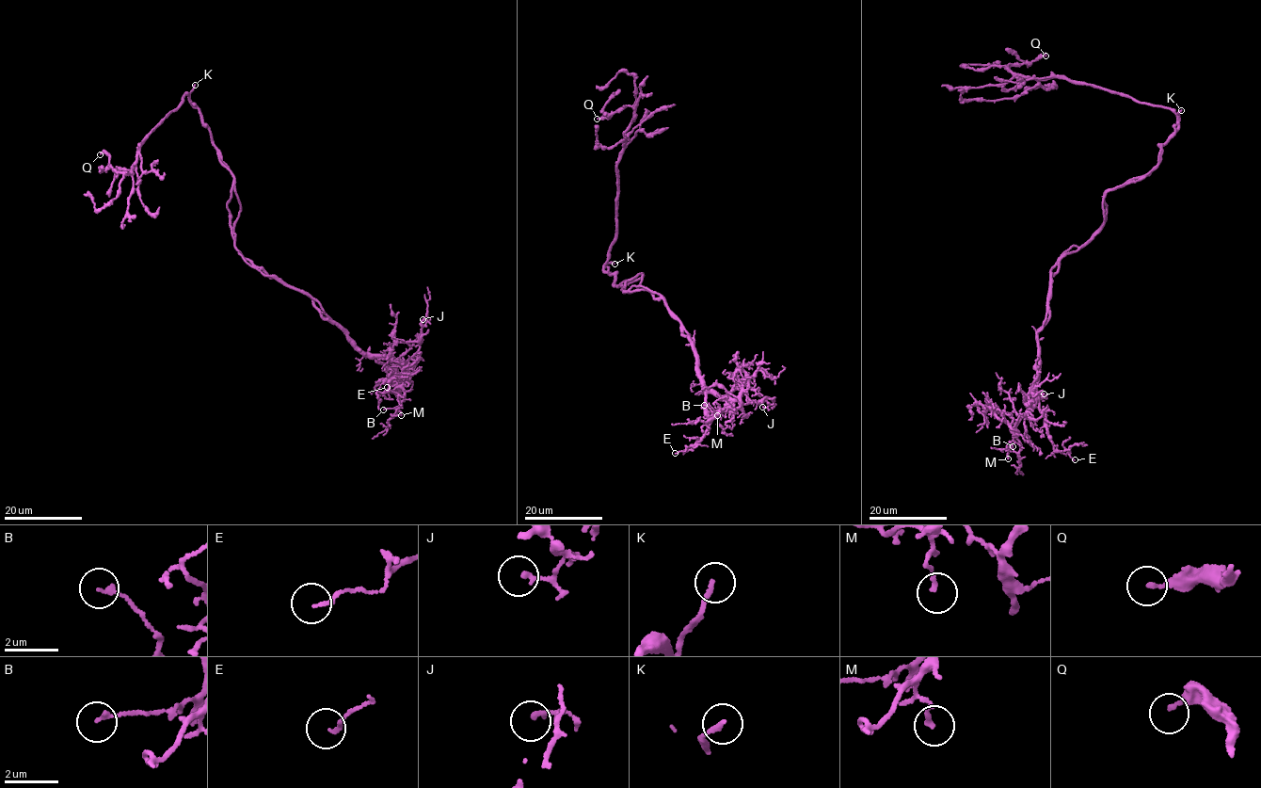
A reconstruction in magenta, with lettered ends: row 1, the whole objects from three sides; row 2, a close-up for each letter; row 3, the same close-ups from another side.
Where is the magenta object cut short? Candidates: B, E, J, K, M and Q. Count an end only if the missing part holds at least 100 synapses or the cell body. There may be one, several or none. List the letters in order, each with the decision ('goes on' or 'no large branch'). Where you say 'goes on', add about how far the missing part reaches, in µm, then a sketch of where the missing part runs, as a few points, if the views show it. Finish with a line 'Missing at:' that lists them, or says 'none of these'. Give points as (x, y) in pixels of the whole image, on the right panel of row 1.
B: no large branch
E: no large branch
J: no large branch
K: goes on; missing 100 µm; course (1181, 110), (1223, 86), (1237, 37), (1219, 18), (1217, 8), (1211, 6), (1207, 9)
M: no large branch
Q: no large branch
Missing at: K

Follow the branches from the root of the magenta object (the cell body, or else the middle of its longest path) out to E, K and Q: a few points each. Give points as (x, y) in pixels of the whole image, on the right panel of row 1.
E: (1107, 192), (1100, 230), (1051, 268), (1049, 316), (1036, 336), (1034, 381), (1048, 435), (1075, 459)
K: (1107, 192), (1128, 180), (1141, 177), (1157, 164), (1162, 146), (1176, 129), (1181, 110)
Q: (1107, 192), (1157, 164), (1176, 116), (1105, 89), (1059, 76), (1035, 79), (1008, 67), (1045, 56)

